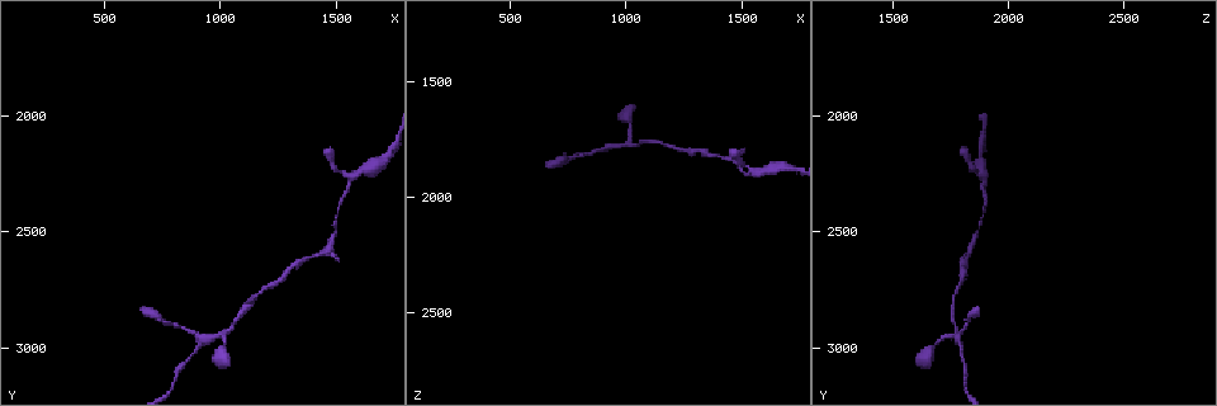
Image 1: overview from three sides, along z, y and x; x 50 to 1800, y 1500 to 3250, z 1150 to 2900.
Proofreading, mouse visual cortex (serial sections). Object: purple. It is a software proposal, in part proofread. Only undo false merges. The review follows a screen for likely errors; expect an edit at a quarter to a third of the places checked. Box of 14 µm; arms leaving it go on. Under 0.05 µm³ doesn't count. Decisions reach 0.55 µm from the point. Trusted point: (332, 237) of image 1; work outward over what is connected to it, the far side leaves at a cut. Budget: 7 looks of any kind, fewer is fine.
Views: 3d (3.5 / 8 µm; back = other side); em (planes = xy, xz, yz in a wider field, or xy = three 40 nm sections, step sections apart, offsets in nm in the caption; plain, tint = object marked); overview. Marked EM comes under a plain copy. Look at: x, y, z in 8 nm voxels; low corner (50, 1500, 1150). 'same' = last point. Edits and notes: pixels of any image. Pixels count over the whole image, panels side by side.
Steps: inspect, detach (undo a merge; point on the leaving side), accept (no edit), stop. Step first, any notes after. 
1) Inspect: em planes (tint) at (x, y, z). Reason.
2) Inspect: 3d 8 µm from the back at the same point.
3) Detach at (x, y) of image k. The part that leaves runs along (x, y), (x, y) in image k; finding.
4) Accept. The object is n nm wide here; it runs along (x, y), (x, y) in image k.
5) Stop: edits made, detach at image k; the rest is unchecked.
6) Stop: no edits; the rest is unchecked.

Inspect: 3d 3.5 µm at (1390, 2610, 1820). Narrows sharply.

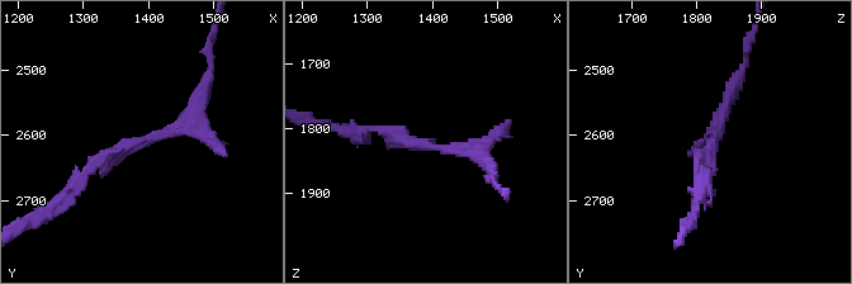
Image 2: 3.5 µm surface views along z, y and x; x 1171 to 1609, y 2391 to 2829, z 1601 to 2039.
Inspect: em planes (tint) at (1400, 2605, 1825). The arms are 150, 200 nm wide.

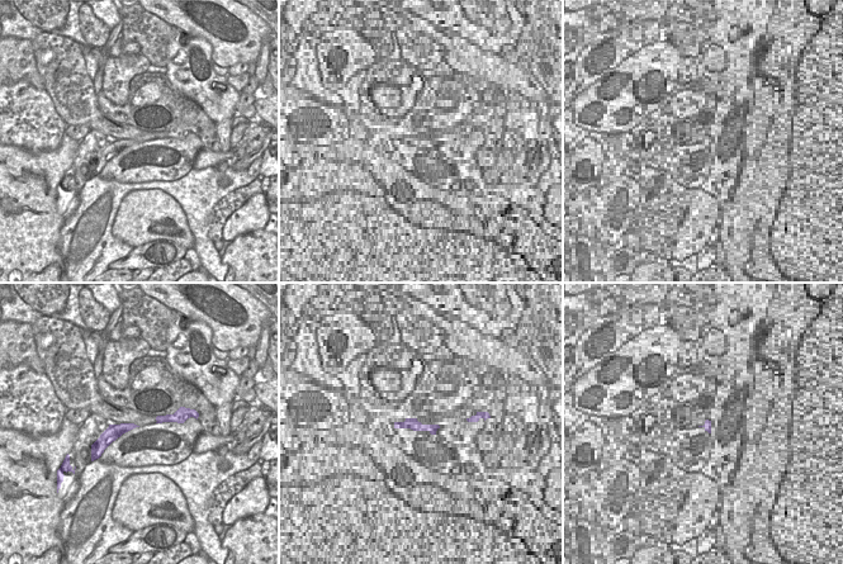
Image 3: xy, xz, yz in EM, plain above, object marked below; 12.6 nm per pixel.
Accept. It runs along (204, 89), (178, 128), (76, 179) in image 2; continuous, no second cell.

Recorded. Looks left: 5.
Inspect: 3d 8 µm at (1570, 2270, 1890). Thick turns thin.

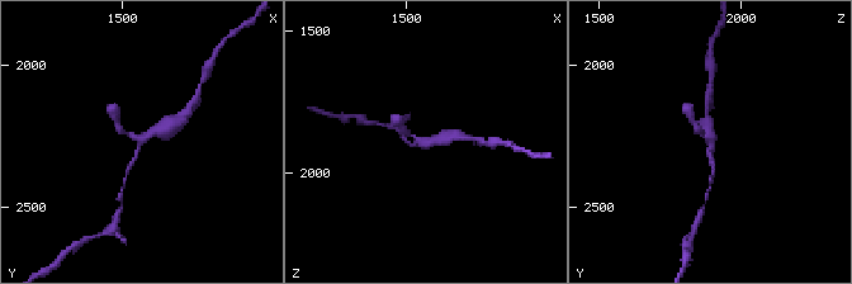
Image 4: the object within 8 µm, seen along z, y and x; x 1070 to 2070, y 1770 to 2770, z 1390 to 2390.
Inspect: 3d 3.5 µm from the back at (1570, 2270, 1890).

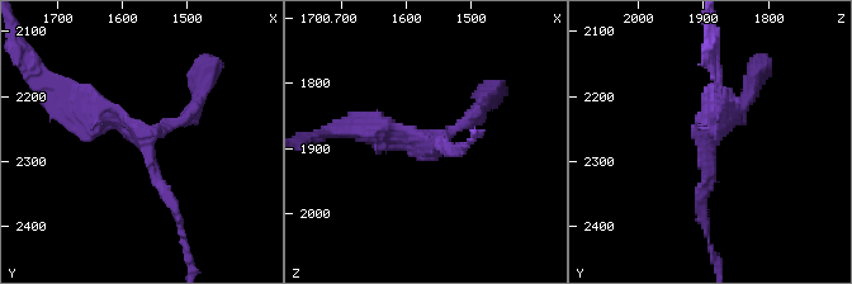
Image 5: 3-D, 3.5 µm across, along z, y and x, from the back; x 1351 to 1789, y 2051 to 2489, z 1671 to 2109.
Inspect: em xy step 5 (tint) at (1560, 2260, 1900). Need the tissue.

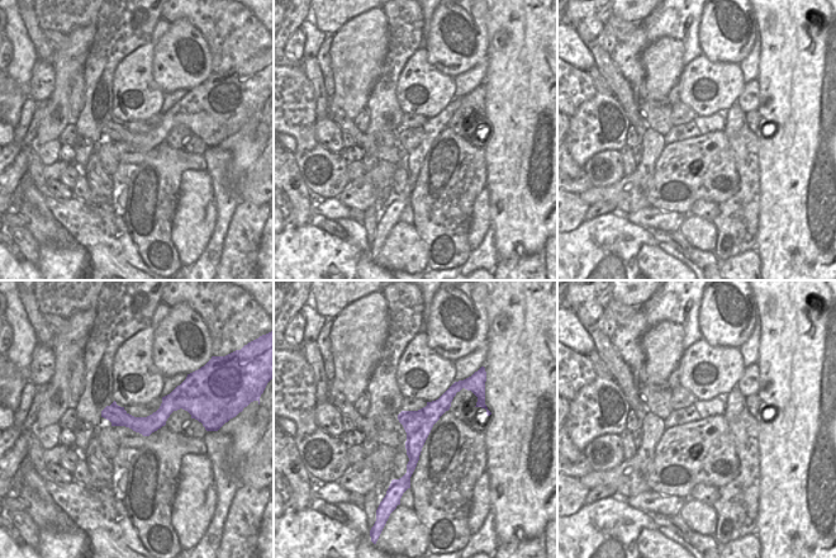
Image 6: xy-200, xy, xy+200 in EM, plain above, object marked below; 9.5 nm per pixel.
Accept. The object is 260 nm wide here; it runs along (456, 387), (417, 428), (409, 471) in image 6; one cell here.

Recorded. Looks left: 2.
Inspect: 3d 3.5 µm at (1030, 2950, 1770). Arms part here.

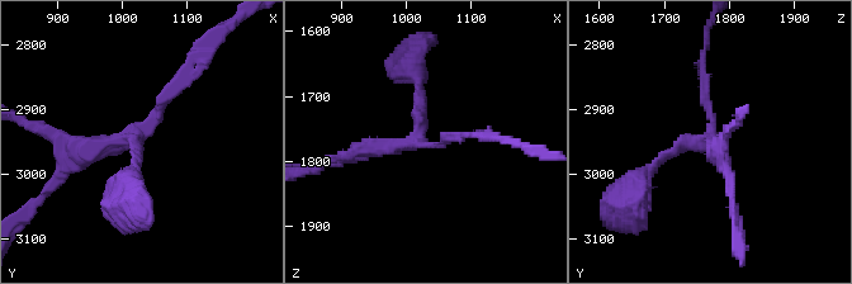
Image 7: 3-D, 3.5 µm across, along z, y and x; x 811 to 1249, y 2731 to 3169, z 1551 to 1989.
Inspect: em xy step 5 (tint) at (1020, 2940, 1770). 3 arms meet here; the arms are 150, 150, 250 nm wide.

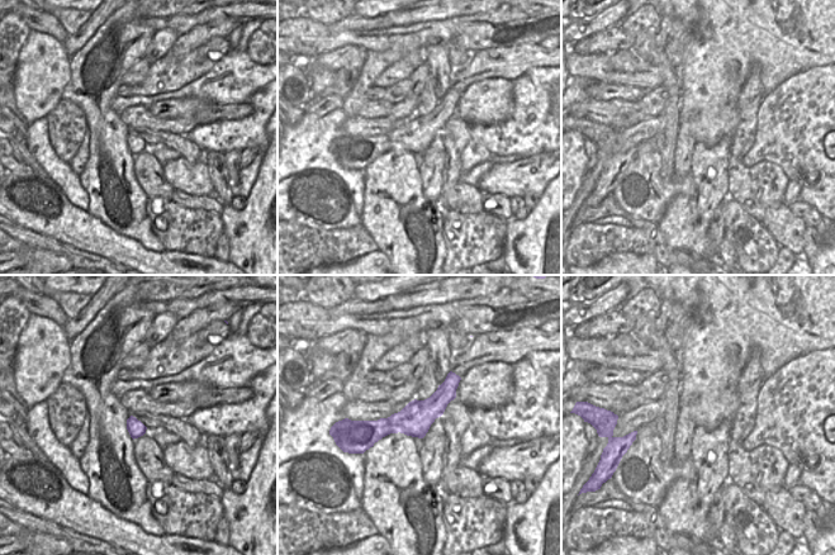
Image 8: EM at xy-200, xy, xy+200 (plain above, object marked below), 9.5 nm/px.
Accept. One cell here.

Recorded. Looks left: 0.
Stop: no edits; the rest is unchecked.

